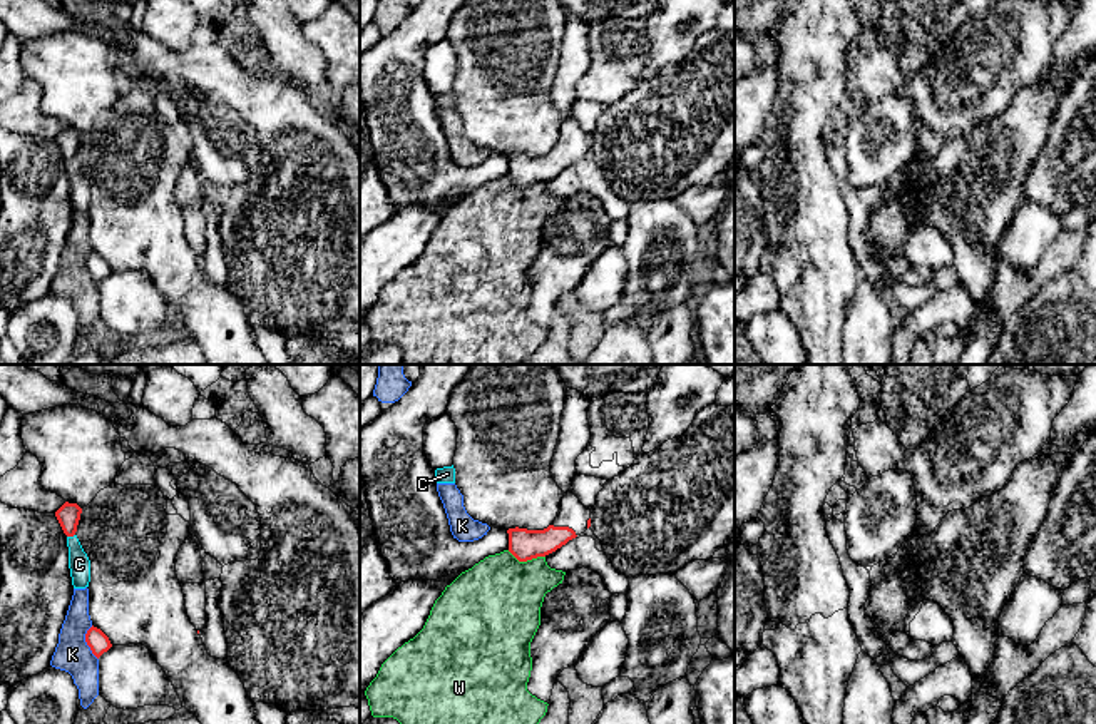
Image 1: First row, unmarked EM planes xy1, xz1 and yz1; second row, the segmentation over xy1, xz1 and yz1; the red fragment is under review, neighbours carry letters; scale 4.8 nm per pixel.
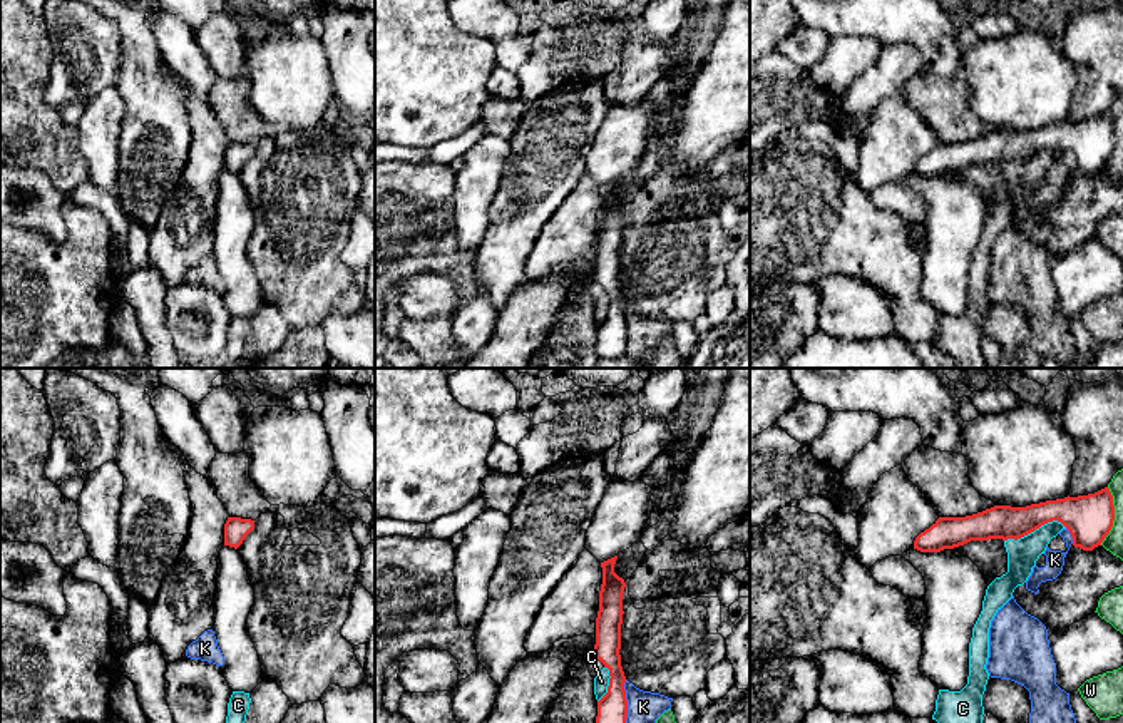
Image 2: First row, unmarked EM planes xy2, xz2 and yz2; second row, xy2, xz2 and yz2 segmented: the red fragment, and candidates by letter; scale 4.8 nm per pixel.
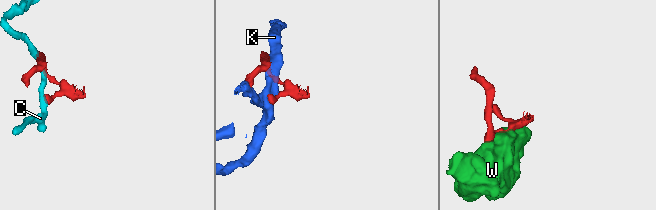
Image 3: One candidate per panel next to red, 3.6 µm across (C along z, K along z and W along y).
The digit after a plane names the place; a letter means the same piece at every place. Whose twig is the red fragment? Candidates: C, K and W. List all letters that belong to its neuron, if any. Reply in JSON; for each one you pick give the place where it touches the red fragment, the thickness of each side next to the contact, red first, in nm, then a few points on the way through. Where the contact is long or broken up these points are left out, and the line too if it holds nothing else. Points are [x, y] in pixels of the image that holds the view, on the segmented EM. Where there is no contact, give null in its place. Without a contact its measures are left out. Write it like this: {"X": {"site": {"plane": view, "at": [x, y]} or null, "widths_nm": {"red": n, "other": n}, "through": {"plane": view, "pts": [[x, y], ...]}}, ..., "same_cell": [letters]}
{"same_cell": []}

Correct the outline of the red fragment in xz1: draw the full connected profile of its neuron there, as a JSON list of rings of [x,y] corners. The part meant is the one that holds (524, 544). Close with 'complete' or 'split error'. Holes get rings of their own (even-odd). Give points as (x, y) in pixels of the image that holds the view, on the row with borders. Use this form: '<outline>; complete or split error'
[[[567,492],[561,500],[561,510],[552,525],[544,530],[509,528],[509,552],[519,560],[527,562],[545,557],[569,540],[584,533],[591,527],[591,510],[579,498]]]; split error

